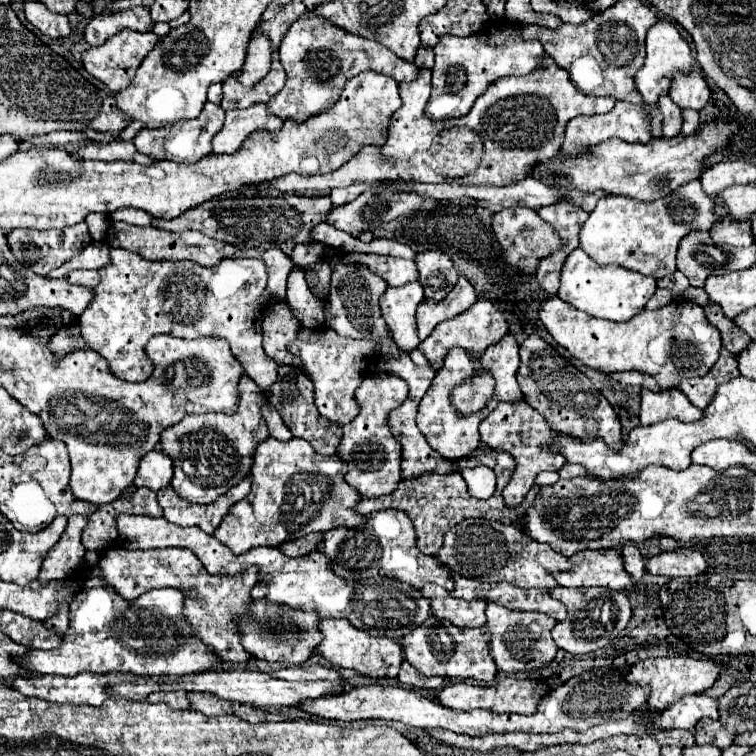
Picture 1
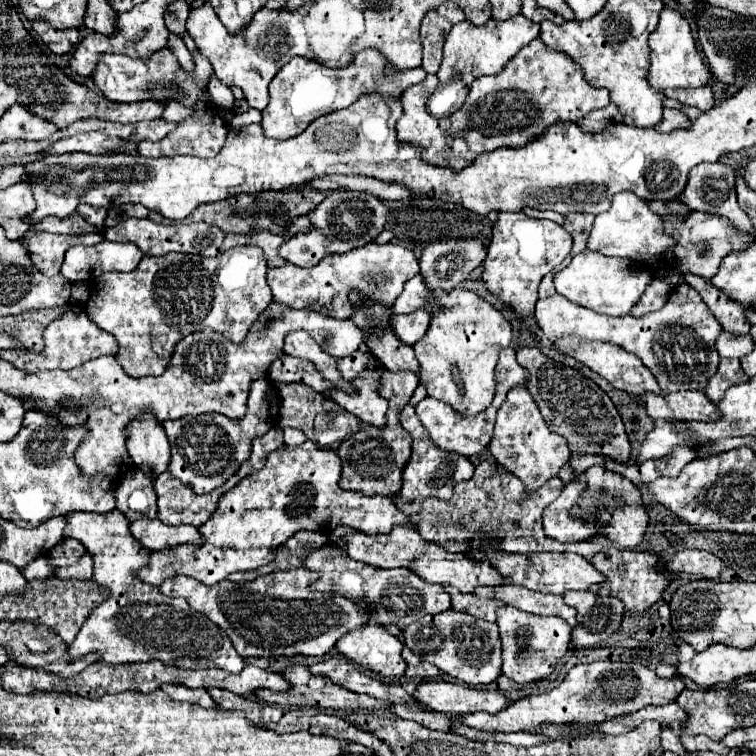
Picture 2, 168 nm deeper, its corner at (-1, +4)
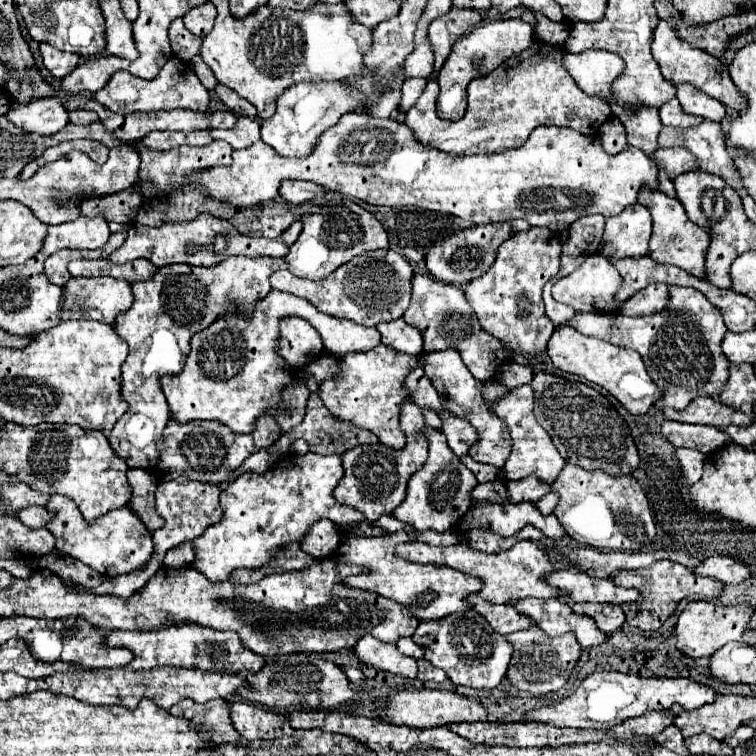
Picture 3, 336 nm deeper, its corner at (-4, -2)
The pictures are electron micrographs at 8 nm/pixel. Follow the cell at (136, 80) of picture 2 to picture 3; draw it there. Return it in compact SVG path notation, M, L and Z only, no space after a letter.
M169 59L165 67L157 73L155 79L145 81L127 71L117 71L109 83L93 95L105 109L121 115L129 115L135 111L163 111L163 109L191 109L191 111L207 111L209 109L209 91L199 83L197 75L191 71L189 63L181 59Z

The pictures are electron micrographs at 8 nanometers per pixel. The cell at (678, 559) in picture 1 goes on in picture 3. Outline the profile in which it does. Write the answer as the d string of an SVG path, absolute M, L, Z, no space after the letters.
M709 557L703 565L695 567L695 573L703 577L713 577L721 583L743 583L751 577L751 571L747 565L737 563L731 557Z

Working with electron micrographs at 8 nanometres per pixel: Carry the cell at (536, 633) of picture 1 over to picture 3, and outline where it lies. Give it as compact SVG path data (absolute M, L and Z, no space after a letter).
M533 625L531 629L525 629L525 631L515 631L515 633L507 635L507 641L513 643L513 647L515 647L509 669L507 669L507 679L519 691L531 693L535 697L561 689L567 683L567 679L571 677L571 671L583 651L581 645L577 643L575 635L565 633L561 637L549 637L537 625Z

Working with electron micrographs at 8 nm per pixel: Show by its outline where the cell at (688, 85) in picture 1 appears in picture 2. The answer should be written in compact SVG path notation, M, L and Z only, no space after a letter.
M702 85L696 89L666 89L664 95L680 101L684 105L698 107L700 111L708 111L714 107L714 95L712 95L710 85Z

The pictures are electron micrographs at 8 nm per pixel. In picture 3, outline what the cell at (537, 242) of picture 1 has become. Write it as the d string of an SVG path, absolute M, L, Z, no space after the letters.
M531 227L527 233L515 233L499 251L493 267L465 287L465 297L477 313L481 327L495 339L503 341L511 353L539 355L547 349L553 333L553 323L543 311L543 285L557 275L561 257L561 243L553 231L545 227Z

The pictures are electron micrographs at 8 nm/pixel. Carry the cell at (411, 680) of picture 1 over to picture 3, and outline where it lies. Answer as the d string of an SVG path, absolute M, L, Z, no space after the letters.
M419 659L417 665L419 665L419 675L417 675L417 679L421 679L421 681L437 681L437 683L441 683L441 681L447 679L445 671L433 667L427 659Z

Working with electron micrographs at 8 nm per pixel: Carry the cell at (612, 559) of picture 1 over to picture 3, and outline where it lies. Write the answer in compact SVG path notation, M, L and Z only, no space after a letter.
M655 561L647 569L633 569L633 571L619 571L619 575L613 577L617 585L635 587L645 597L641 603L629 603L623 605L623 611L627 615L627 623L641 629L641 631L657 631L677 609L677 603L683 601L689 595L701 595L707 599L717 599L723 593L723 583L711 577L701 577L687 569L685 565L673 563L673 561Z

